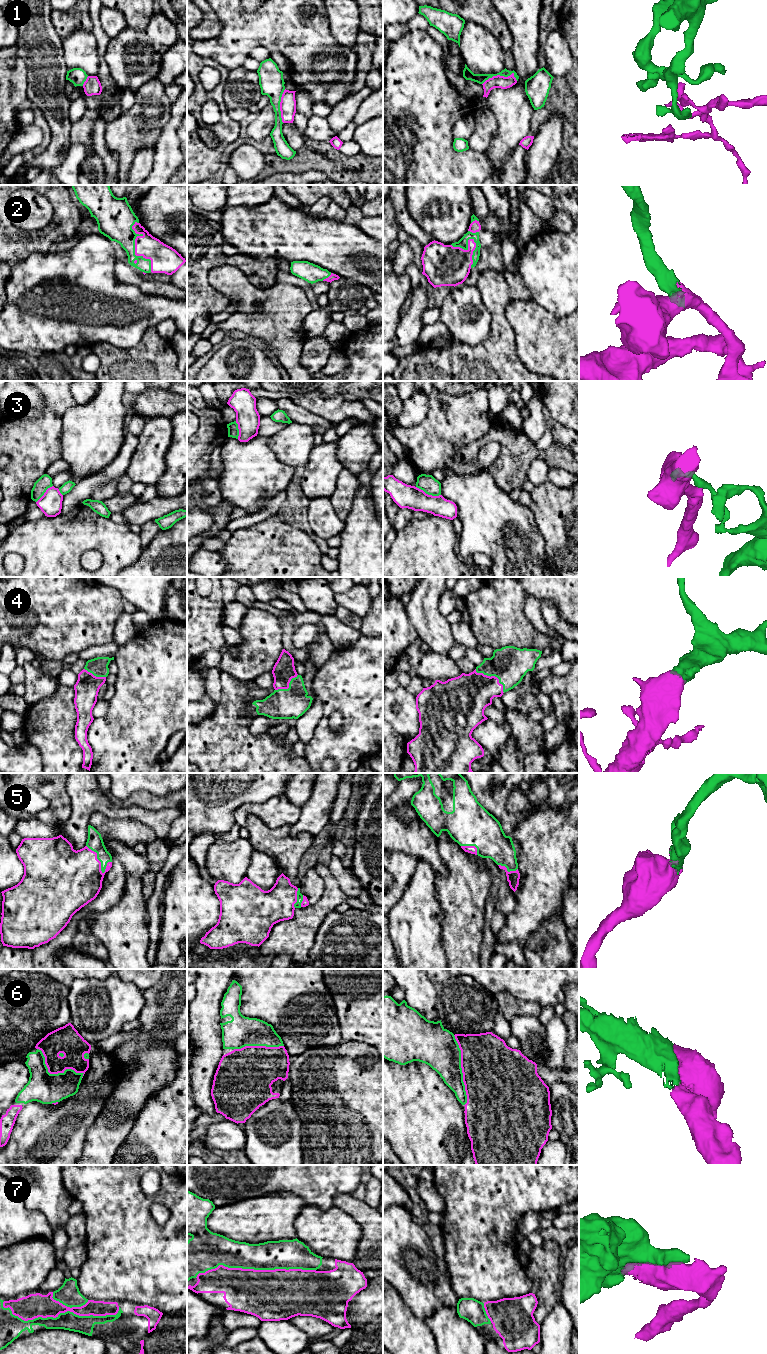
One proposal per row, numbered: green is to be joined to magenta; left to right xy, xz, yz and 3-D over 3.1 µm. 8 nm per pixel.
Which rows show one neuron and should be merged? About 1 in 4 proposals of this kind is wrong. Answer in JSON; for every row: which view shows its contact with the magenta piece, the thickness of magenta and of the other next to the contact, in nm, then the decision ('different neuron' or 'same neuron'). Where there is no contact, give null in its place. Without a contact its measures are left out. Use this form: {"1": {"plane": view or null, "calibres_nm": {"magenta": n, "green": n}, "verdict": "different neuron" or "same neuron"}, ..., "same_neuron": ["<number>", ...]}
{"1": {"plane": "yz", "calibres_nm": {"magenta": 100, "green": 80}, "verdict": "different neuron"}, "2": {"plane": "xy", "calibres_nm": {"magenta": 220, "green": 240}, "verdict": "same neuron"}, "3": {"plane": "yz", "calibres_nm": {"magenta": 190, "green": 140}, "verdict": "different neuron"}, "4": {"plane": "yz", "calibres_nm": {"magenta": 340, "green": 300}, "verdict": "same neuron"}, "5": {"plane": "xy", "calibres_nm": {"magenta": 460, "green": 130}, "verdict": "same neuron"}, "6": {"plane": "yz", "calibres_nm": {"magenta": 500, "green": 300}, "verdict": "same neuron"}, "7": {"plane": "xy", "calibres_nm": {"magenta": 190, "green": 140}, "verdict": "same neuron"}, "same_neuron": ["2", "4", "5", "6", "7"]}

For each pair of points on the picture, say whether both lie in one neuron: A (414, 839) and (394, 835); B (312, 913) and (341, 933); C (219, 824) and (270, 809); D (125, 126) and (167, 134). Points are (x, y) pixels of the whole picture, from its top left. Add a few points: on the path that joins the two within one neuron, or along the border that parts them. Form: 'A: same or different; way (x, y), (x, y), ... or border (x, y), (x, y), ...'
A: same; way (409, 838), (399, 837)
B: different; border (334, 909), (322, 921), (314, 942)
C: different; border (250, 803), (240, 805), (236, 809), (234, 822)
D: different; border (170, 111), (170, 119), (163, 127), (154, 145)

